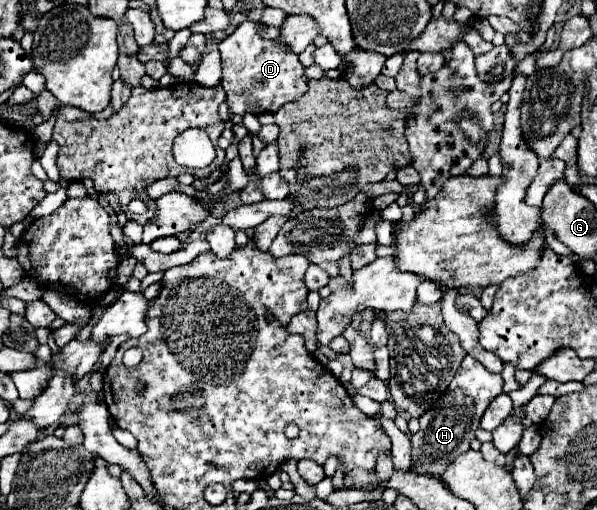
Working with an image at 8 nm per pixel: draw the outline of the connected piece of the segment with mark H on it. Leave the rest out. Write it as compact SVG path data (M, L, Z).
M466 356L462 360L456 376L452 378L450 386L446 388L446 392L436 402L436 406L432 406L430 410L426 410L426 414L422 414L420 430L410 436L410 444L412 444L412 470L416 470L416 474L426 474L426 476L438 478L440 474L444 474L444 468L452 460L456 460L460 454L470 450L470 442L476 438L476 430L480 428L480 418L482 418L484 410L488 408L488 404L502 392L502 386L504 386L504 380L502 380L500 374L488 372L480 362L476 362L474 358Z

